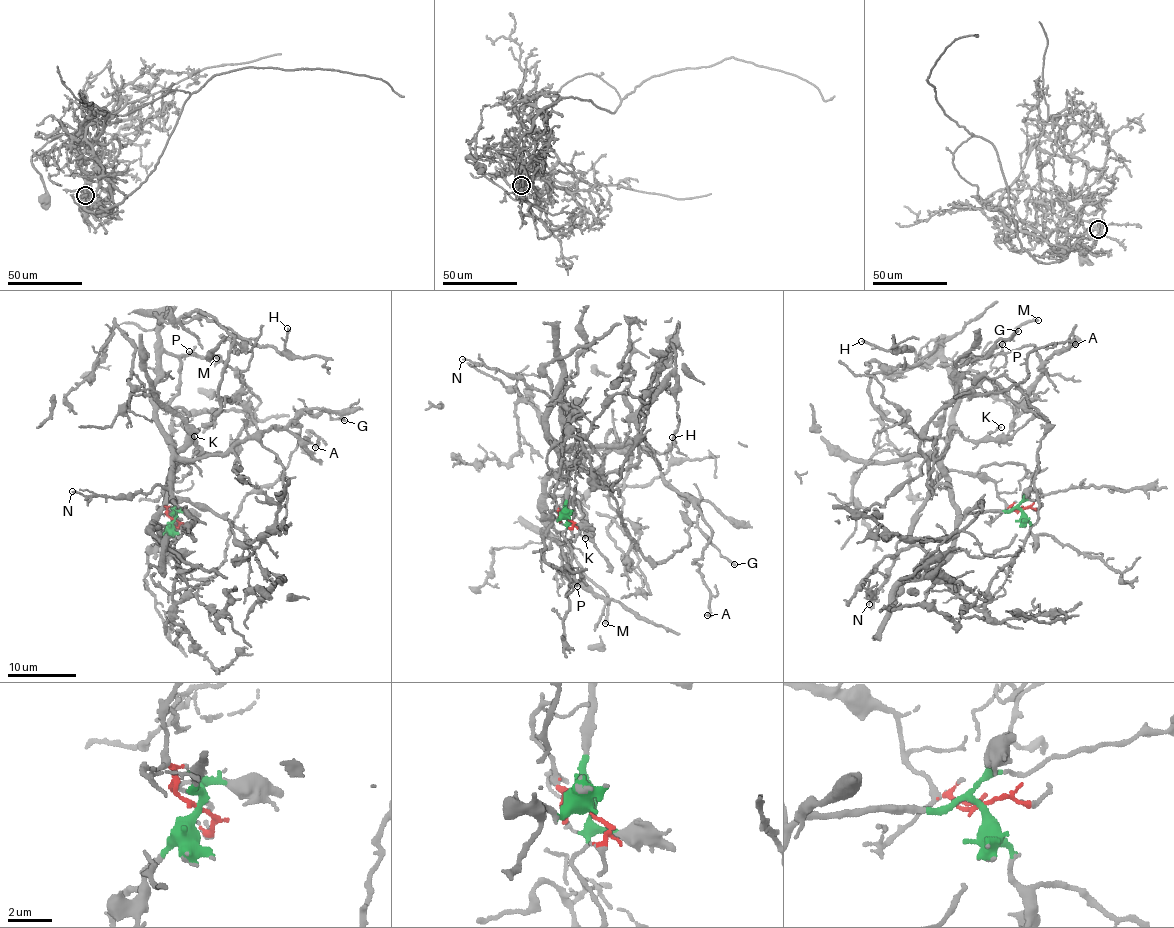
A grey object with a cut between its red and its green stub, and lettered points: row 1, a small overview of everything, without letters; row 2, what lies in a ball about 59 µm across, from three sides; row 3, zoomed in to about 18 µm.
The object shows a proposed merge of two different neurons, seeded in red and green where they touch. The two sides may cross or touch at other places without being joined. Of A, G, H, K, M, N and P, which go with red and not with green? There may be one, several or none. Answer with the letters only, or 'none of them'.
A, G, H, K, M, N, P

